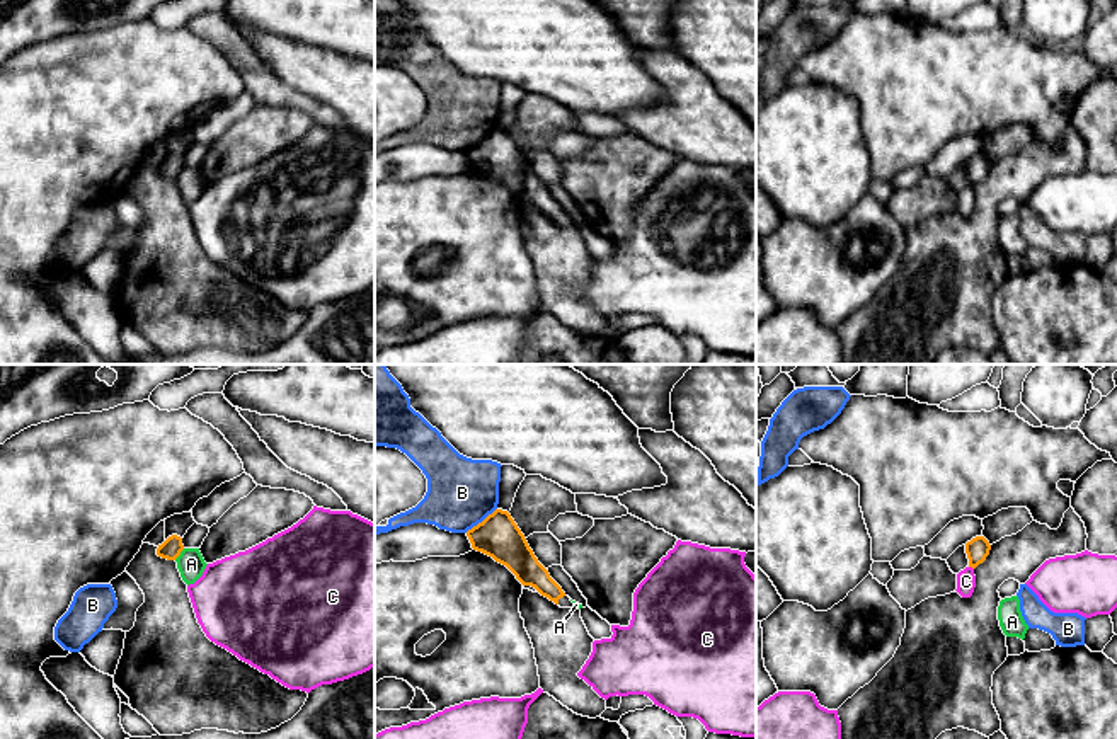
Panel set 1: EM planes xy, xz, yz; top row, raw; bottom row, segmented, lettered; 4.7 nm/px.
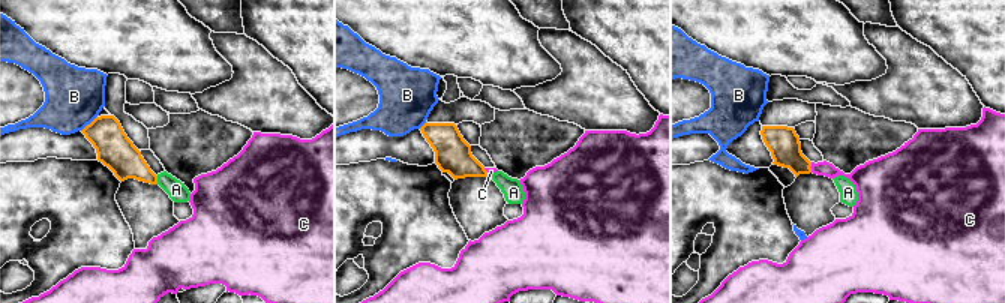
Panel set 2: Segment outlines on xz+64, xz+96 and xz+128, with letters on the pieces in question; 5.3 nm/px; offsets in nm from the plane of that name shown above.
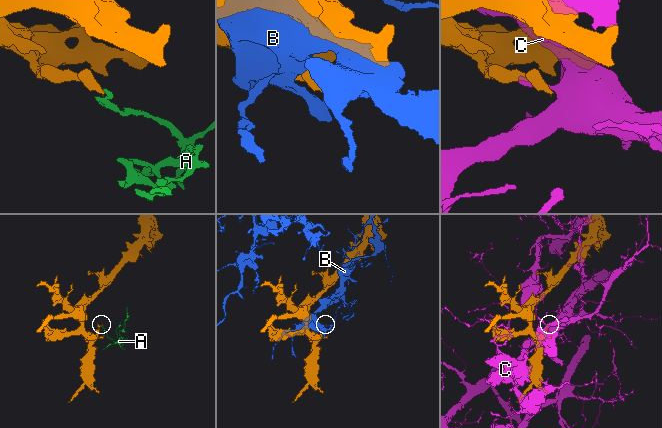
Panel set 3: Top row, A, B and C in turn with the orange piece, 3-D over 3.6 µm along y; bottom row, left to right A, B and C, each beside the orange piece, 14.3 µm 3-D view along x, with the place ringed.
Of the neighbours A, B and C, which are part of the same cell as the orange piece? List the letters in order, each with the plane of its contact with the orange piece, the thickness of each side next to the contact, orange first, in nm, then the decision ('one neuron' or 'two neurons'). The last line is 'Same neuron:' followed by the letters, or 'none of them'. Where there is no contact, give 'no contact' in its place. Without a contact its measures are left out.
A: xy | 100/130 nm | two neurons
B: xz | 200/320 nm | two neurons
C: yz | 110/100 nm | two neurons
Same neuron: none of them

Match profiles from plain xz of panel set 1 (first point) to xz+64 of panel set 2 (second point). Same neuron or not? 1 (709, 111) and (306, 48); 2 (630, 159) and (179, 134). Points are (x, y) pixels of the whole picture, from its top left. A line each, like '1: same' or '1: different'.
1: different
2: same

